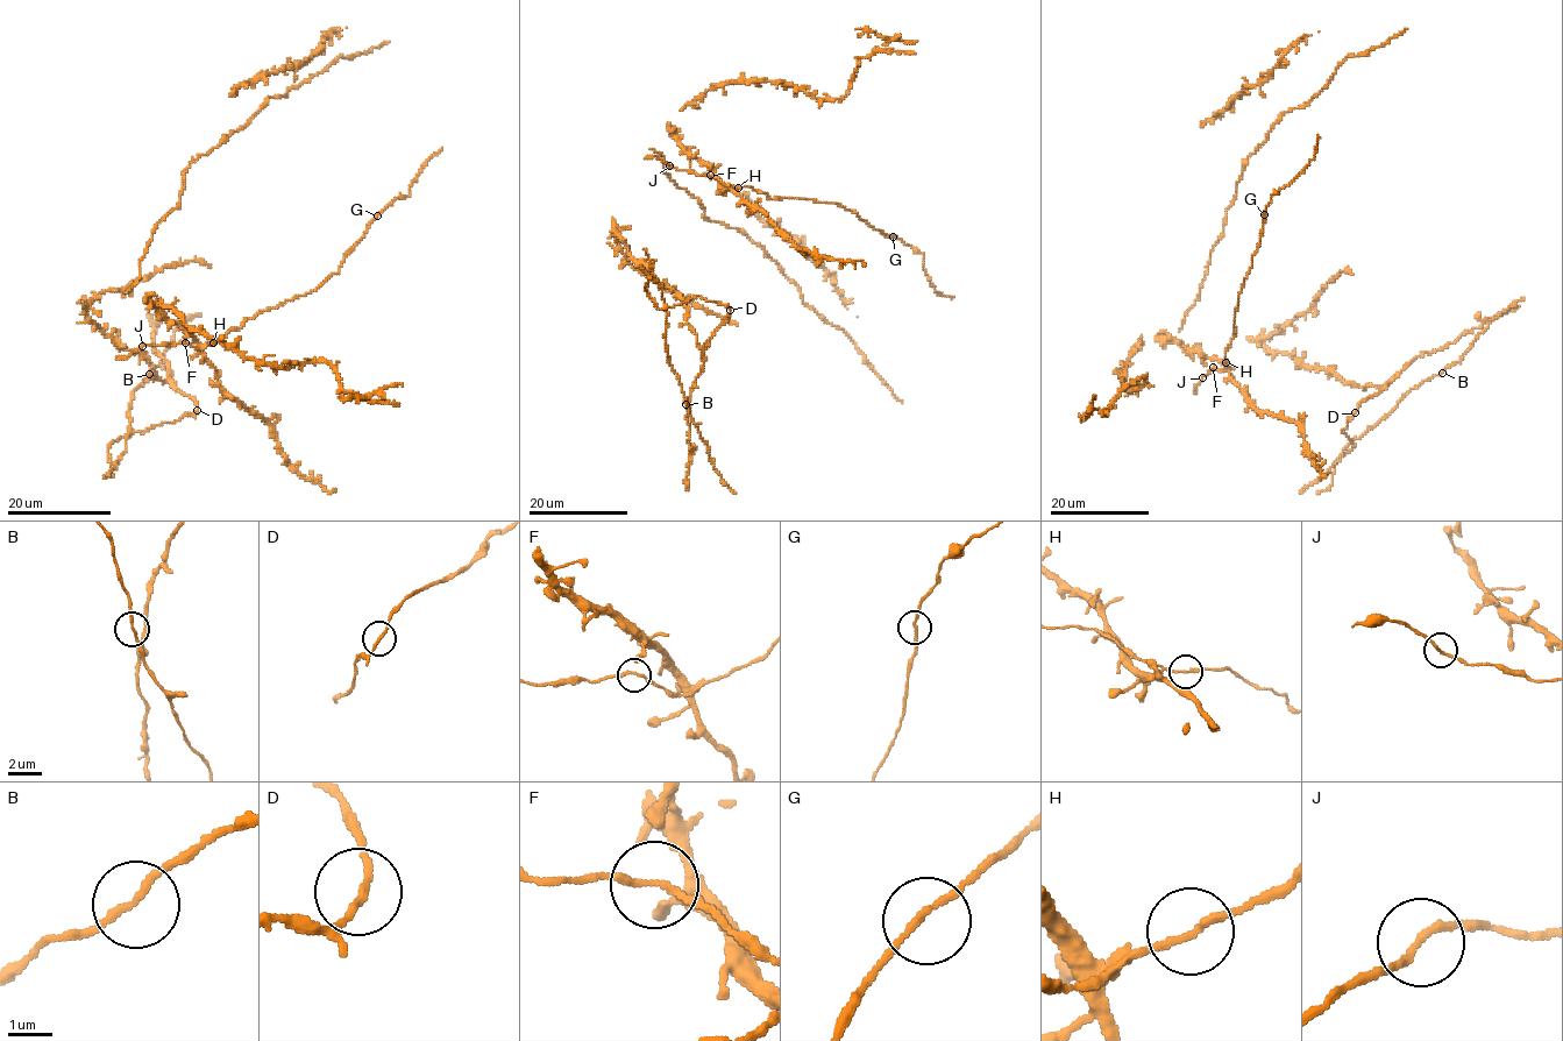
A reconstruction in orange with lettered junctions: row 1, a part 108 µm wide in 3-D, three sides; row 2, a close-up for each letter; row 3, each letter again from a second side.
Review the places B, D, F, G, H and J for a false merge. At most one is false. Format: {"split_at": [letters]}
{"split_at": []}

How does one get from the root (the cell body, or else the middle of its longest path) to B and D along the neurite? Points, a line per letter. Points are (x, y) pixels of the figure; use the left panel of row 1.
B: (100, 316), (86, 309), (115, 344), (142, 354), (154, 380), (198, 405), (130, 433), (132, 392), (149, 374)
D: (100, 316), (86, 309), (115, 344), (142, 354), (155, 369), (154, 380), (168, 380), (196, 399), (197, 410)

